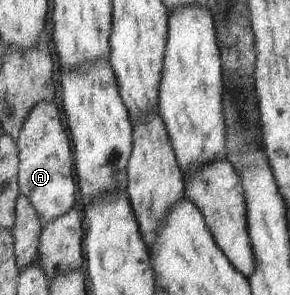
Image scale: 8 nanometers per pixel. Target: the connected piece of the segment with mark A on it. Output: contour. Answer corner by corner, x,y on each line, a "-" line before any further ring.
41,102
31,110
18,139
20,151
19,185
21,195
31,200
43,225
62,218
75,208
77,182
73,177
72,139
63,127
61,113
53,103

